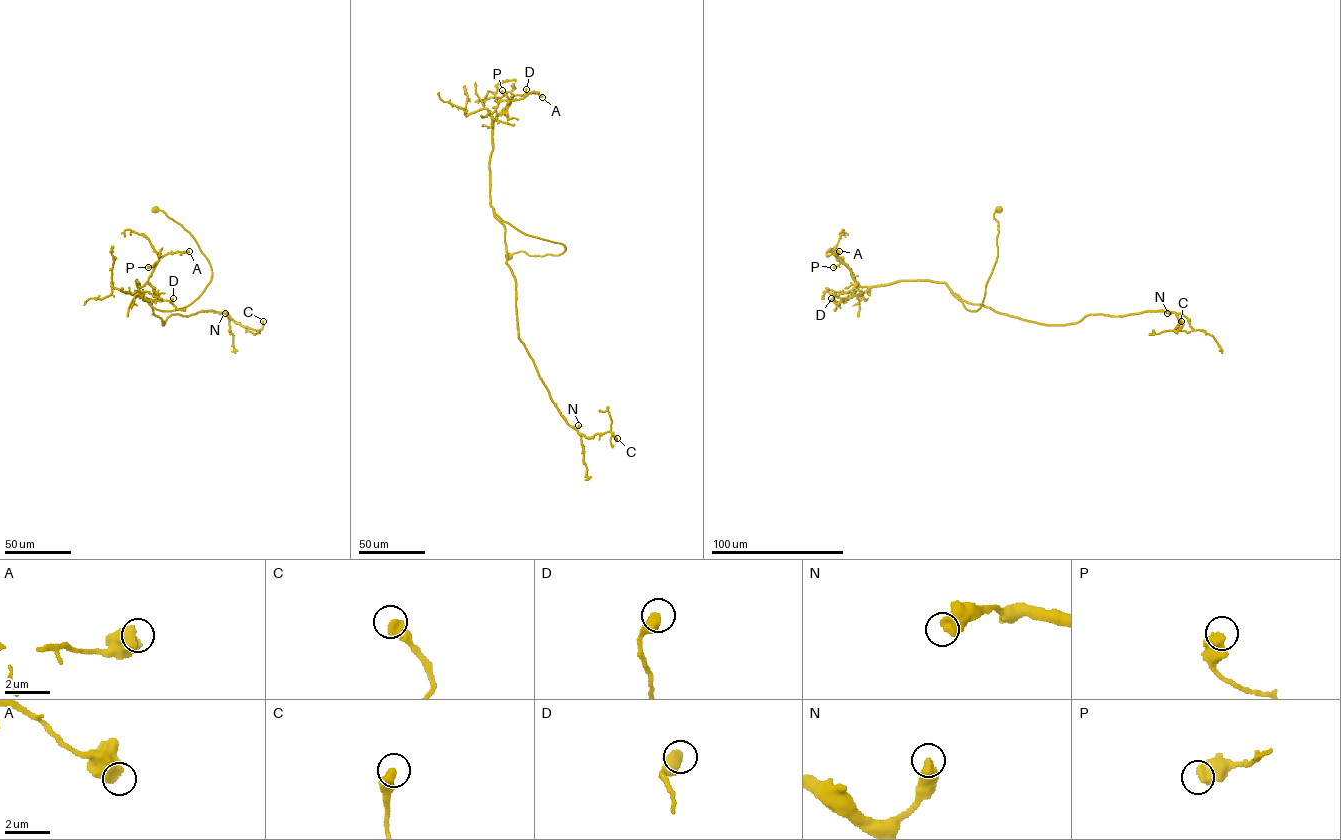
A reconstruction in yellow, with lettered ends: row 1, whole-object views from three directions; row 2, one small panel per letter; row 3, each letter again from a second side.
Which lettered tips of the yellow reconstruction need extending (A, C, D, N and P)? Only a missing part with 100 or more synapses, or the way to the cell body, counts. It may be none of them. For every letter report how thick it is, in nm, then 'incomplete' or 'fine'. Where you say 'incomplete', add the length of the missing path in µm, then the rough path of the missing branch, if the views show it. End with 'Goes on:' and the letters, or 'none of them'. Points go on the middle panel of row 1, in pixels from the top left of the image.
A: 550 nm thick; fine
C: 480 nm thick; fine
D: 600 nm thick; fine
N: 550 nm thick; fine
P: 650 nm thick; fine
Goes on: none of them

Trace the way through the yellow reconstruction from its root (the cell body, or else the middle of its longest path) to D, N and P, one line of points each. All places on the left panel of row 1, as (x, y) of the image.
D: (155, 210), (189, 233), (211, 268), (202, 293), (172, 311), (151, 306), (136, 280), (146, 300), (173, 298)
N: (155, 210), (189, 233), (212, 277), (172, 311), (139, 291), (152, 314), (163, 325), (171, 314), (225, 313)
P: (155, 210), (189, 233), (212, 277), (190, 304), (161, 311), (137, 286), (157, 262), (148, 267)

